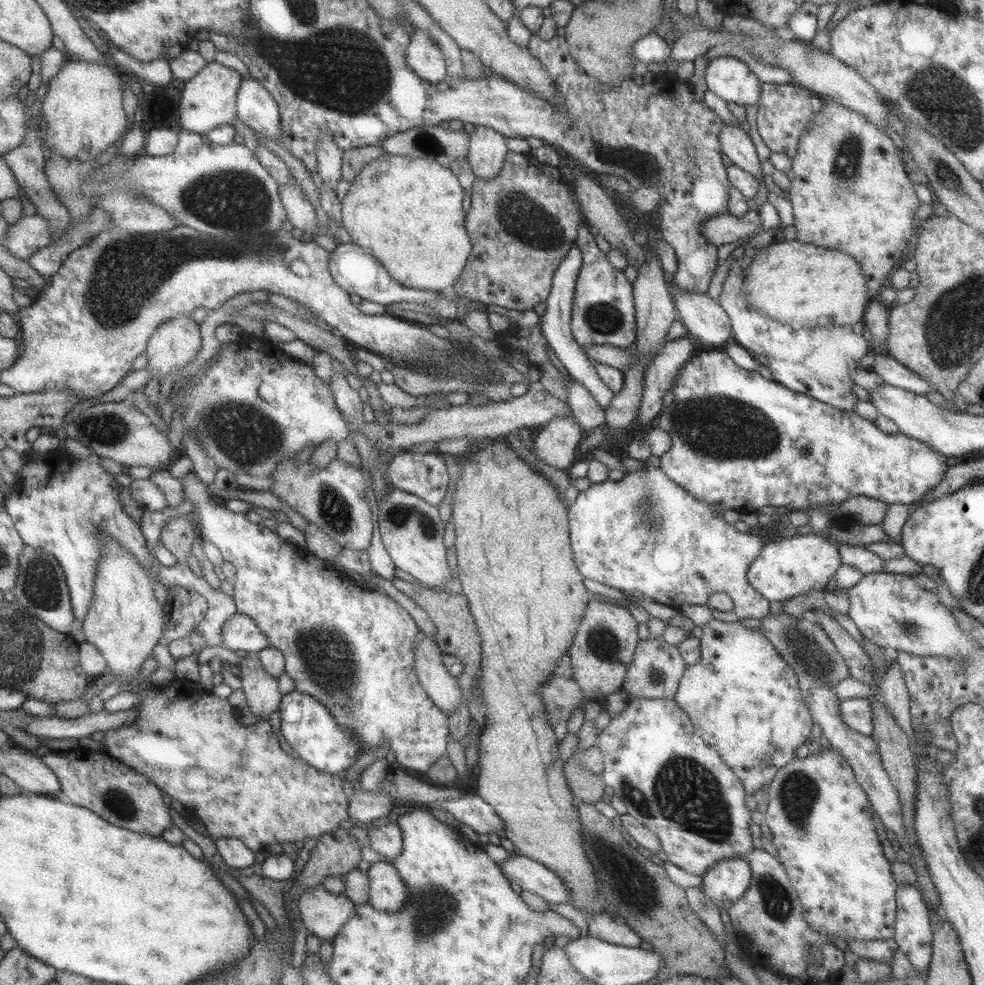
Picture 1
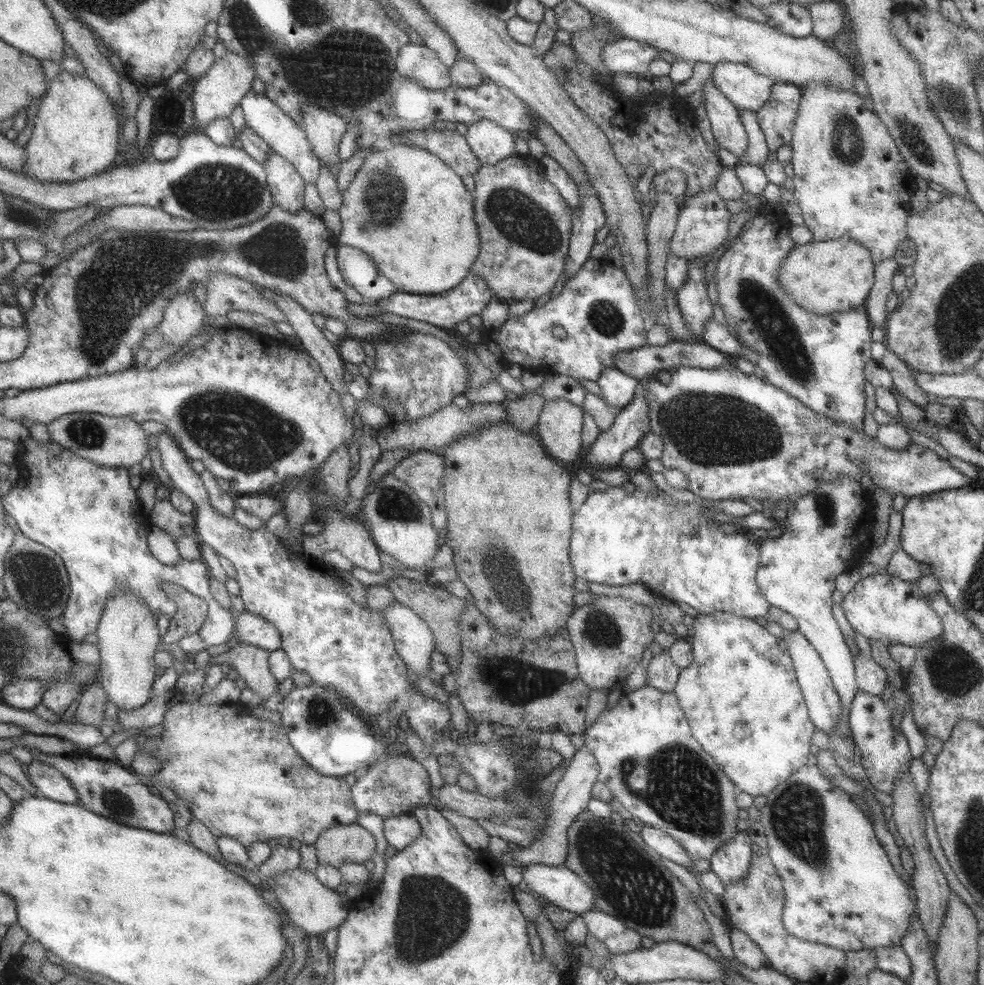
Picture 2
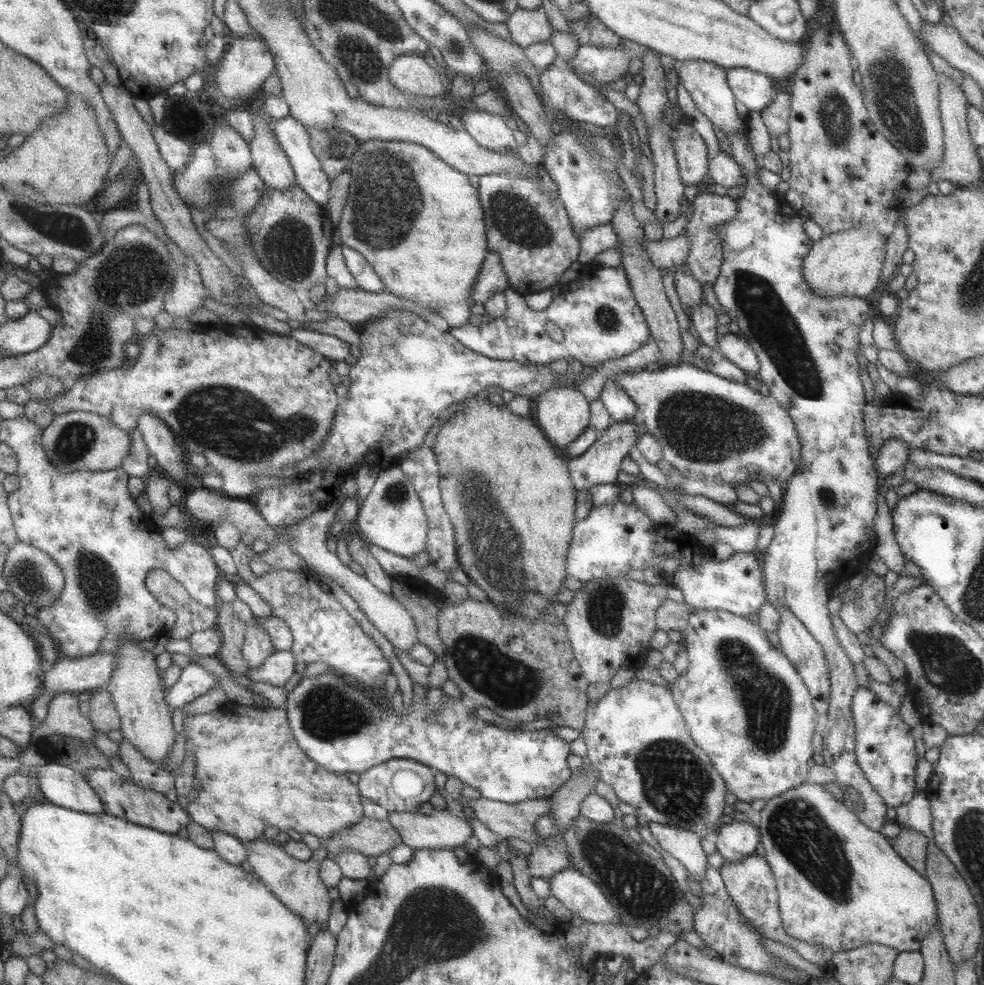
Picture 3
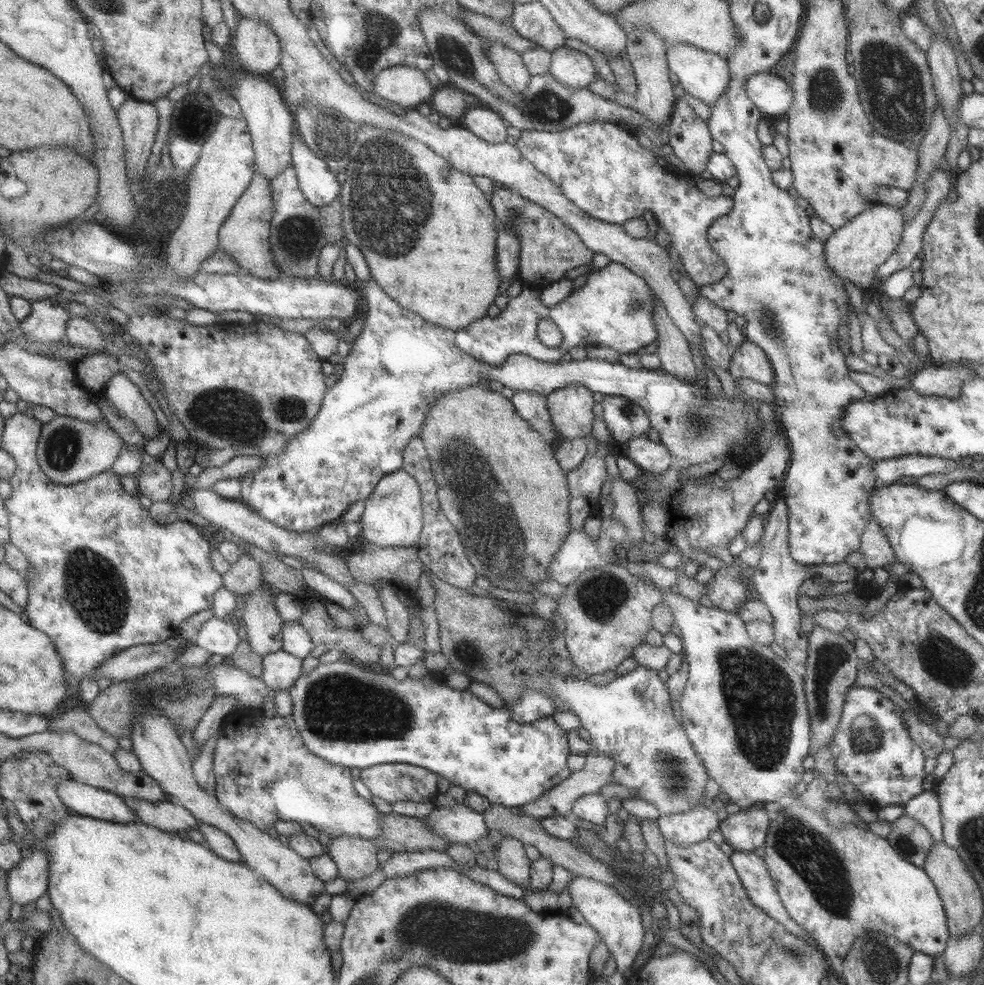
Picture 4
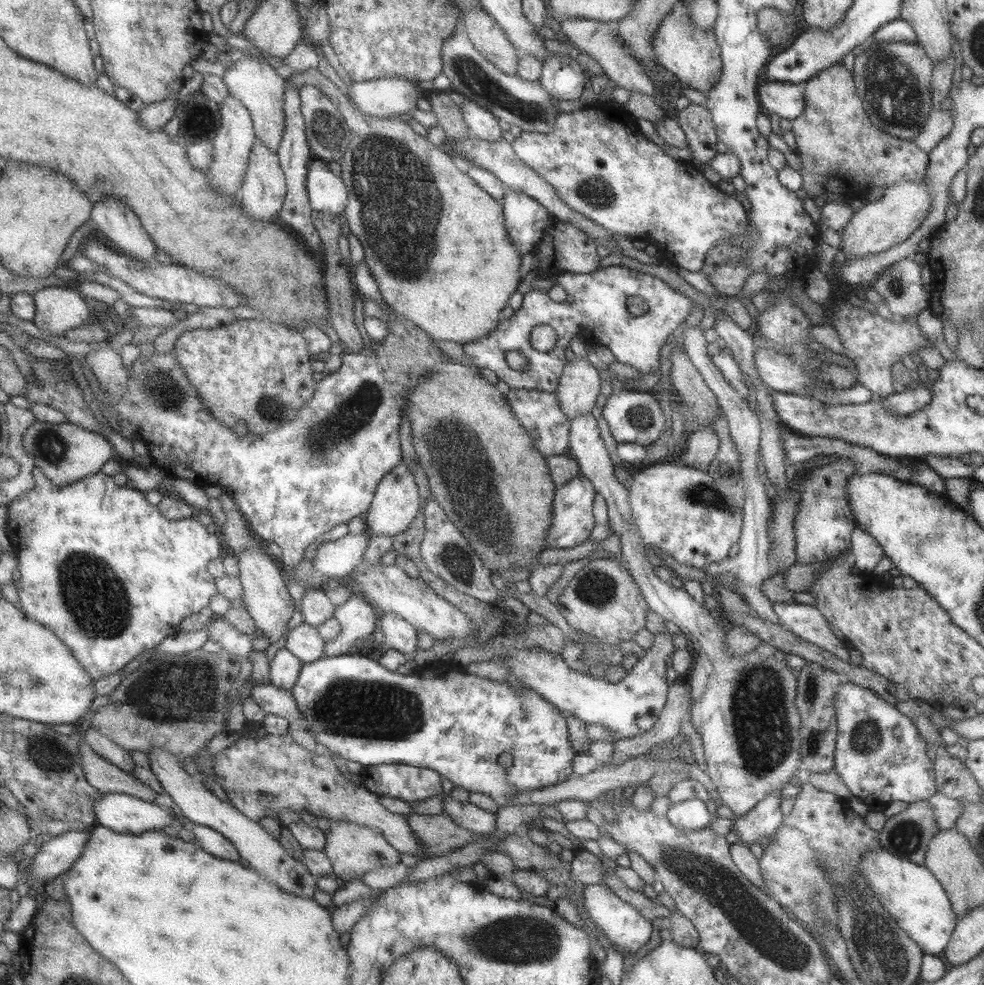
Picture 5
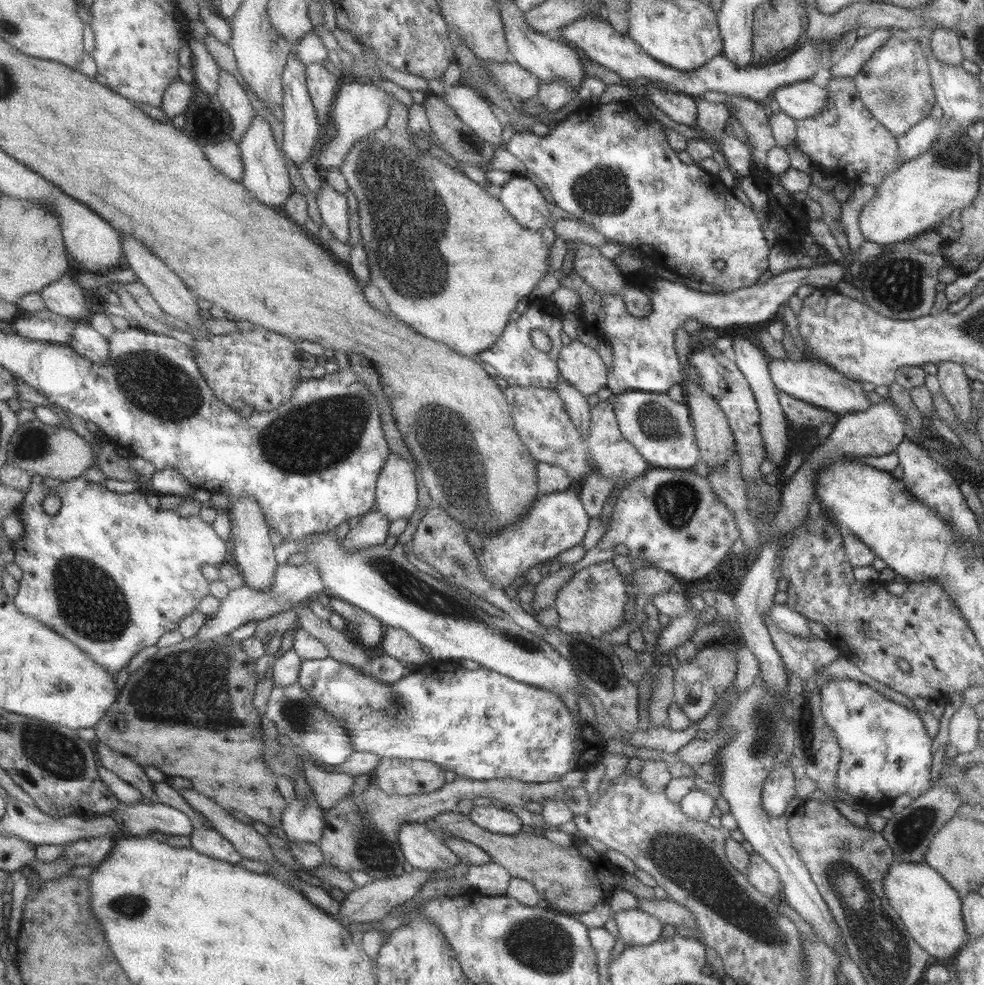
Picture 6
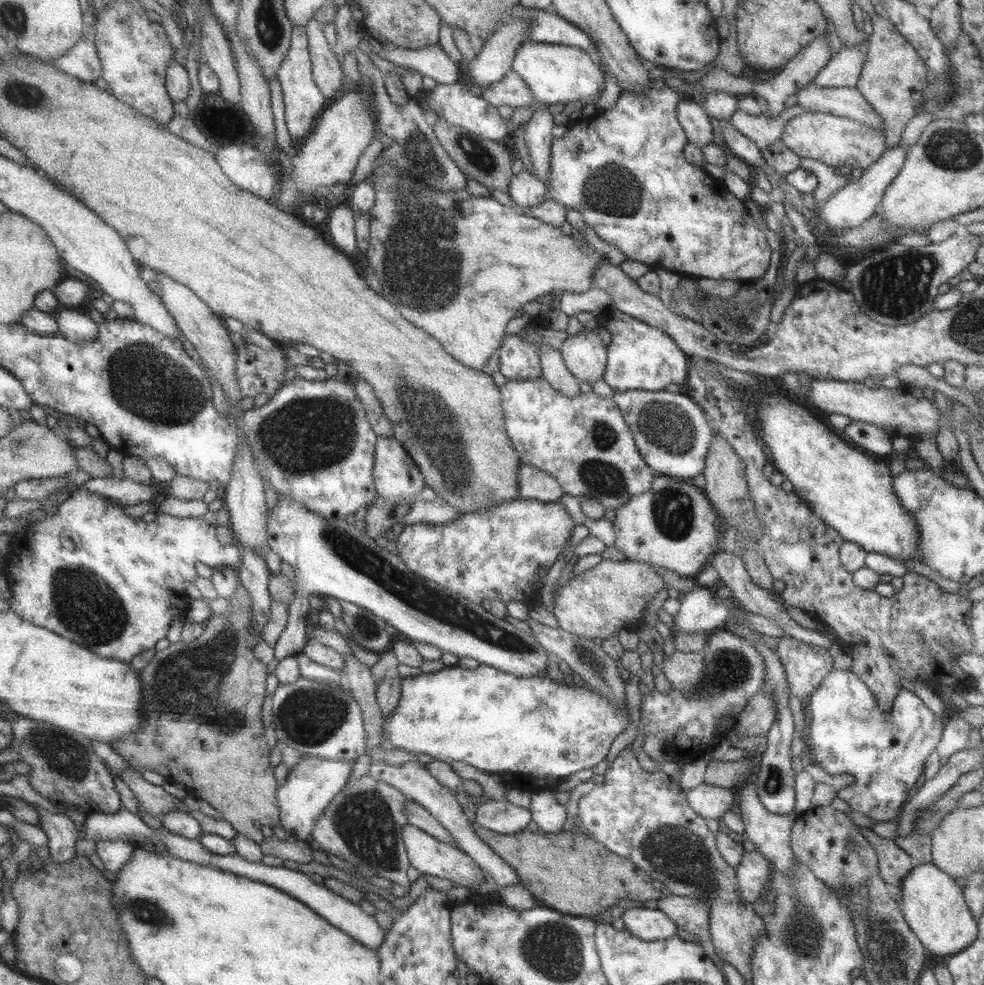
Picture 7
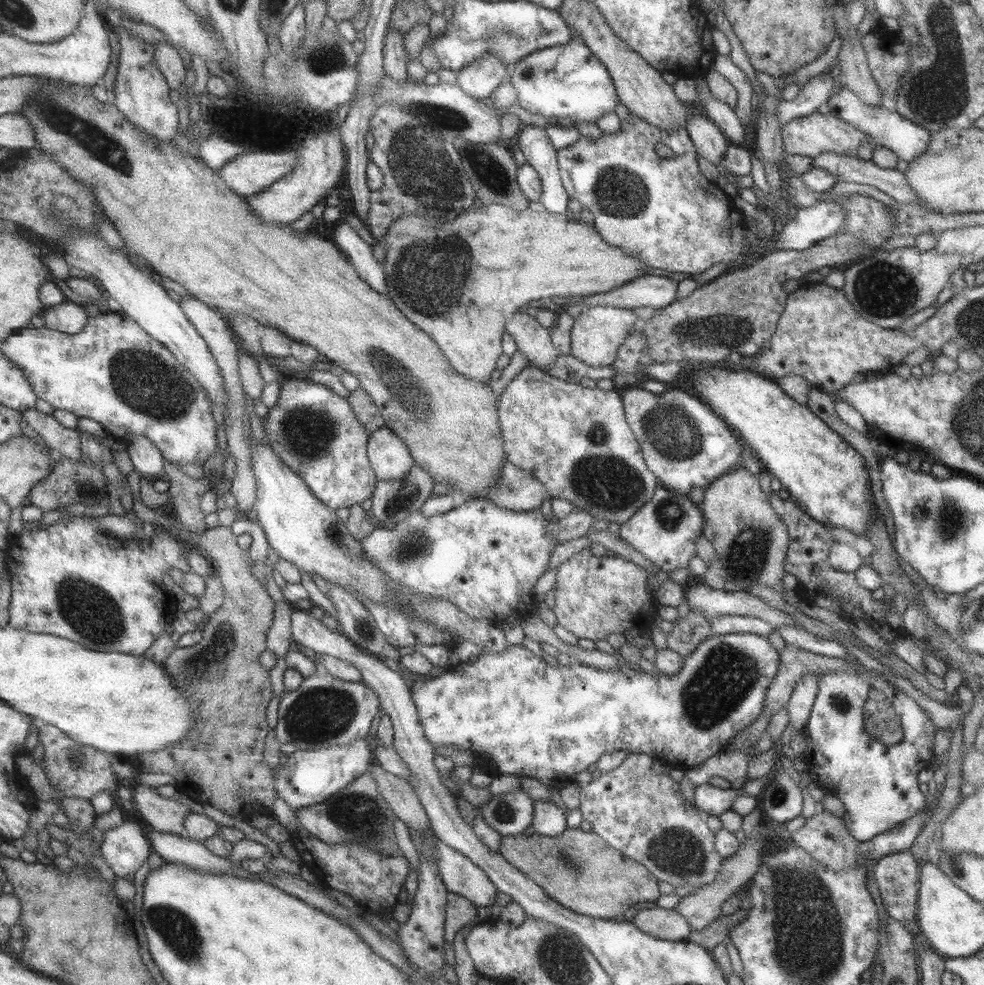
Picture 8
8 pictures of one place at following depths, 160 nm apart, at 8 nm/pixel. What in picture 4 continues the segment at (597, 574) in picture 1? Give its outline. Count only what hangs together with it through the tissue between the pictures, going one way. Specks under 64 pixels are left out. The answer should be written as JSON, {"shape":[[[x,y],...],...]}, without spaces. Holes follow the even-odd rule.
{"shape":[[[602,517],[600,522],[600,529],[597,537],[592,539],[587,535],[583,529],[575,529],[569,531],[567,536],[563,539],[559,550],[553,554],[550,560],[549,568],[546,571],[546,580],[551,579],[558,582],[563,587],[569,583],[577,580],[584,570],[590,568],[601,568],[611,562],[616,562],[614,544],[621,544],[625,549],[626,530],[613,517]],[[735,557],[734,563],[725,565],[722,564],[721,568],[713,573],[713,576],[703,586],[705,588],[704,595],[709,598],[713,607],[725,612],[737,612],[738,608],[751,597],[747,592],[746,579],[741,574],[739,565],[735,562],[740,561]]]}

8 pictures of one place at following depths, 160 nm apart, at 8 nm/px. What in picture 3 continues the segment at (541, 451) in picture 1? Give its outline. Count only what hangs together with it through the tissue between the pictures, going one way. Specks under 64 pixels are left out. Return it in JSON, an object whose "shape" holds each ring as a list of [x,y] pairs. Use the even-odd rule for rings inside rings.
{"shape":[[[571,387],[548,388],[531,403],[535,423],[559,448],[566,448],[589,427],[588,400]]]}

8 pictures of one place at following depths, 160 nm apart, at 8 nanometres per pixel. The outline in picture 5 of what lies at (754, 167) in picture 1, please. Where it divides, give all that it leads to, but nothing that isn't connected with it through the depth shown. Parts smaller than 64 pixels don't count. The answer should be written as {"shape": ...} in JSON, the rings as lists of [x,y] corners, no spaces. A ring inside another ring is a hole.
{"shape":[[[676,5],[675,9],[661,20],[657,30],[654,30],[652,49],[662,68],[675,76],[679,84],[686,85],[697,92],[706,94],[721,76],[720,48],[714,31],[699,30],[689,19],[687,11],[680,5]]]}

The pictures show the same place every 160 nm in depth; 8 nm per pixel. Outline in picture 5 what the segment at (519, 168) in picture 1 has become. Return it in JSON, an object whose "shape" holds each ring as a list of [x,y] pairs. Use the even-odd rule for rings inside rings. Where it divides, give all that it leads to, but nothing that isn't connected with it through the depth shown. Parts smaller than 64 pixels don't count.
{"shape":[[[551,218],[545,230],[541,233],[539,243],[531,251],[535,259],[535,268],[537,273],[543,275],[557,276],[559,273],[571,272],[575,274],[593,274],[598,268],[600,258],[596,252],[596,245],[589,239],[585,233],[571,224],[557,221]]]}

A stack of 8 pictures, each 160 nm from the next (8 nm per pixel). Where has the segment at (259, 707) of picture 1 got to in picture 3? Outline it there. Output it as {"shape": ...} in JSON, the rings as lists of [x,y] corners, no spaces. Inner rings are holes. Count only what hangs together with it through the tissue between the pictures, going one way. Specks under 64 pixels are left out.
{"shape":[[[256,617],[247,623],[244,632],[240,653],[248,668],[257,668],[264,663],[264,660],[274,651],[269,640],[269,635],[264,628],[256,622]]]}

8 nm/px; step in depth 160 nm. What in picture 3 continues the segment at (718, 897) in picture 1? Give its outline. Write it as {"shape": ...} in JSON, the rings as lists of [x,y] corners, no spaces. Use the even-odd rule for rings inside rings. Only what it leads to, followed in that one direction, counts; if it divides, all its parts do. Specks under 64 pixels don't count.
{"shape":[[[733,821],[717,830],[715,846],[724,864],[731,864],[754,854],[759,842],[758,828],[745,821]]]}

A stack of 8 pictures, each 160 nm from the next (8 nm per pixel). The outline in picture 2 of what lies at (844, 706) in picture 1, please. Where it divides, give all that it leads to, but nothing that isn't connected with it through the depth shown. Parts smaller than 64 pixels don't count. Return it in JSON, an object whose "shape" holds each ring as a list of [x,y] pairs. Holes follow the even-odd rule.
{"shape":[[[862,691],[853,695],[853,702],[849,706],[849,731],[856,748],[861,752],[861,766],[870,784],[880,792],[889,795],[892,792],[894,778],[899,772],[905,772],[909,768],[909,761],[913,758],[901,730],[898,728],[895,732],[895,728],[891,727],[891,719],[891,709],[879,696]]]}

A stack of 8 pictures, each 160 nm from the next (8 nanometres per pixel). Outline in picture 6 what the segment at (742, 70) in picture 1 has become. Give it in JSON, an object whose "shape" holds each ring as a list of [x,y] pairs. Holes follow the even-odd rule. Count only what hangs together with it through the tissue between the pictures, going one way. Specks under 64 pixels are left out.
{"shape":[[[809,81],[777,87],[773,98],[781,112],[793,120],[807,119],[817,114],[826,102],[826,90]]]}

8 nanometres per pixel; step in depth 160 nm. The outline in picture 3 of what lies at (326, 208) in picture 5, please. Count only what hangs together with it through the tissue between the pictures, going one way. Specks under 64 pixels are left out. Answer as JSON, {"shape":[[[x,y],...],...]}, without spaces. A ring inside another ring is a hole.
{"shape":[[[291,115],[274,119],[268,124],[273,136],[278,140],[279,146],[283,149],[291,168],[293,169],[296,185],[303,189],[303,192],[313,202],[322,206],[327,204],[330,191],[330,178],[321,170],[317,157],[310,147],[308,130],[297,122]]]}

